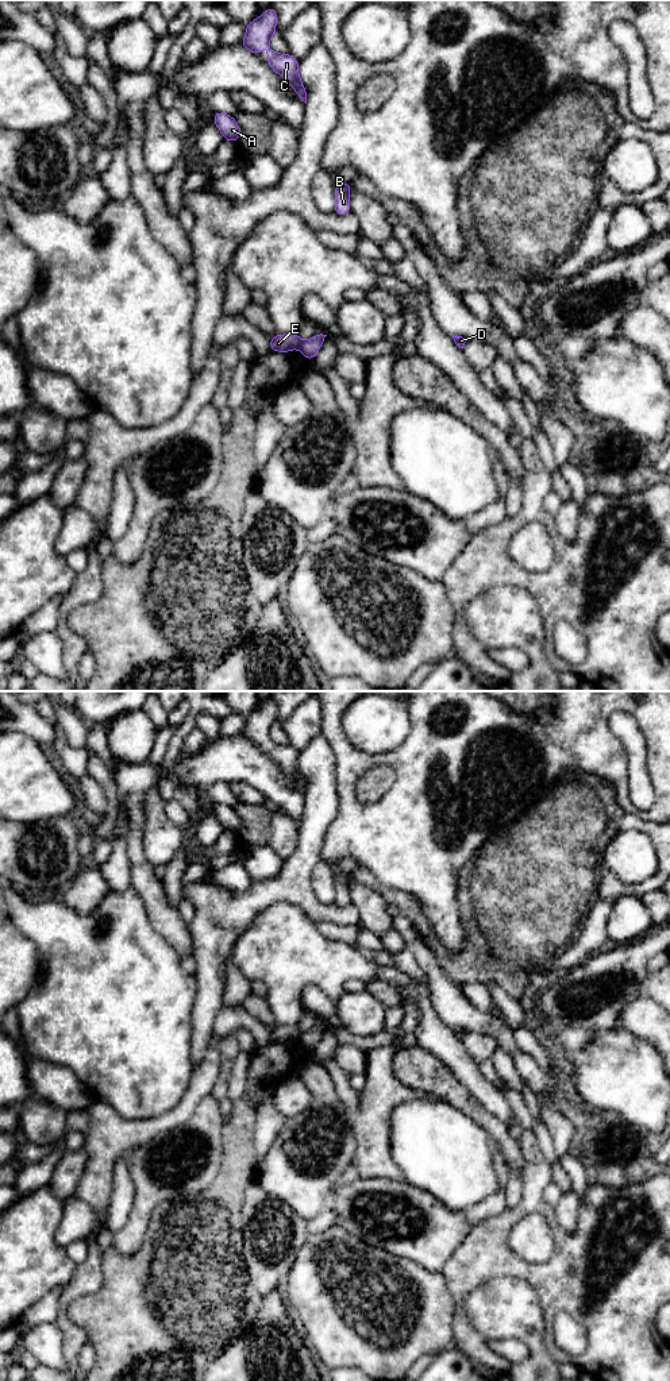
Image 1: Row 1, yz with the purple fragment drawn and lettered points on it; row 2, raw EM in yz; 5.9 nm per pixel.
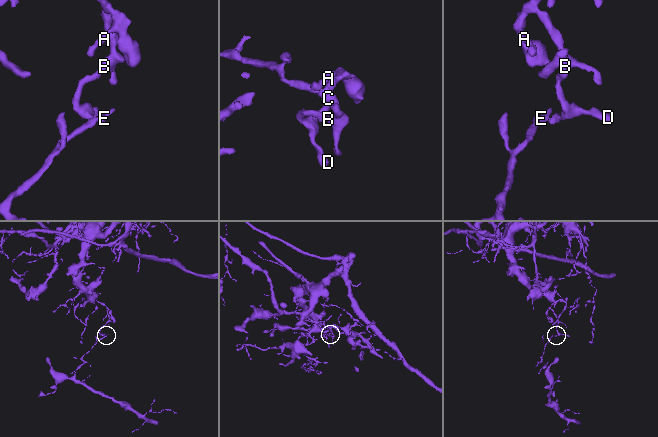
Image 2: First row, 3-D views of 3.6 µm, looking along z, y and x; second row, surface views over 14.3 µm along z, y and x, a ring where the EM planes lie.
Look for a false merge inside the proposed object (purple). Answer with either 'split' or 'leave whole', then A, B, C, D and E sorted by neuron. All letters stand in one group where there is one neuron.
split | A B C D / E

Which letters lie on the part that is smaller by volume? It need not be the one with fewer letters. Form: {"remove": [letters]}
{"remove": ["E"]}

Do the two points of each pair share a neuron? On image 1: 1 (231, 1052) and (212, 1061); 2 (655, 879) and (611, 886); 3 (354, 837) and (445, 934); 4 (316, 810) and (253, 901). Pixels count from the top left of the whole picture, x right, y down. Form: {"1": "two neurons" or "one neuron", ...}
{"1": "two neurons", "2": "one neuron", "3": "one neuron", "4": "one neuron"}

